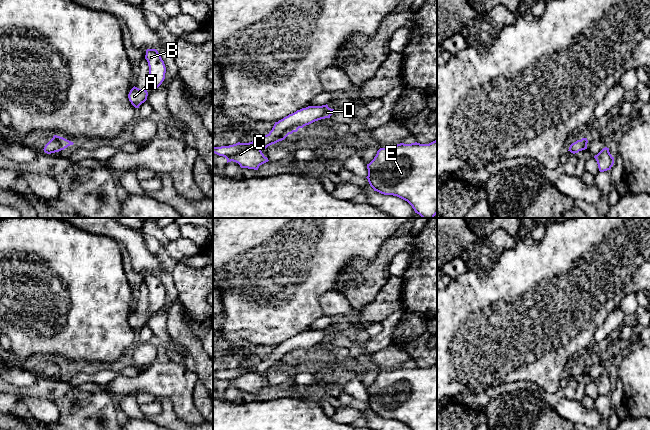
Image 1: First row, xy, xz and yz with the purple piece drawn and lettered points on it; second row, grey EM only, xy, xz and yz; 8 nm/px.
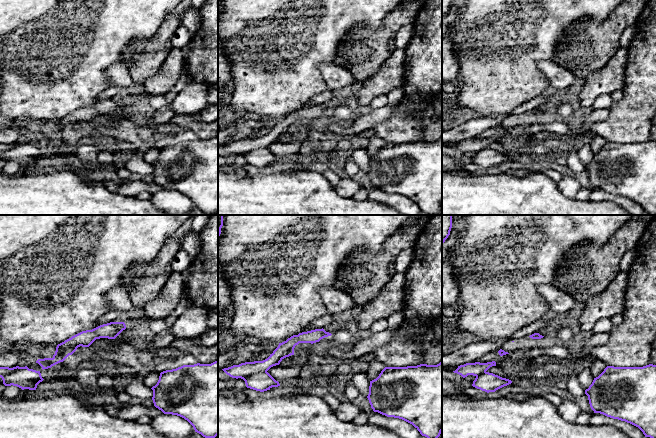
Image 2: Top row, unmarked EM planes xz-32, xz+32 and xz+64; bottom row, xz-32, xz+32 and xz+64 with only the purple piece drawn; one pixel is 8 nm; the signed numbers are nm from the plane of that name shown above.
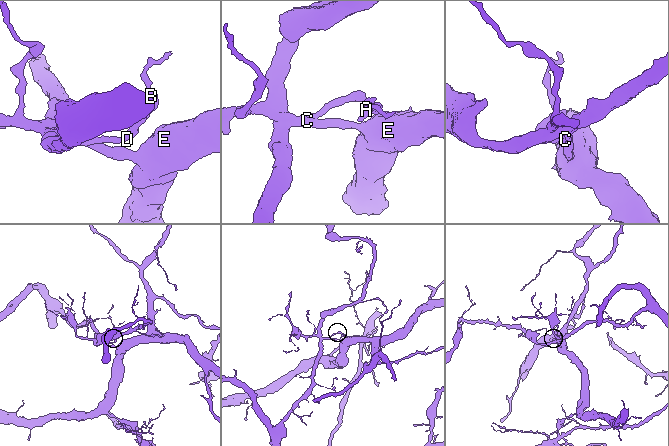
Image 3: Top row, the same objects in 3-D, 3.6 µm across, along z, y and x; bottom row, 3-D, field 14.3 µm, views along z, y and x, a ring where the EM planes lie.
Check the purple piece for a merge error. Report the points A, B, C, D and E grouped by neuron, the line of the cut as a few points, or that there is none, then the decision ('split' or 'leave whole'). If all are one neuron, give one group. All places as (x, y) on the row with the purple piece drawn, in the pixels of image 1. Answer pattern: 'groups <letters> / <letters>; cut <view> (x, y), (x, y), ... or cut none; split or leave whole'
groups A B D E / C; cut xz (260, 149), (249, 149), (238, 163); split

